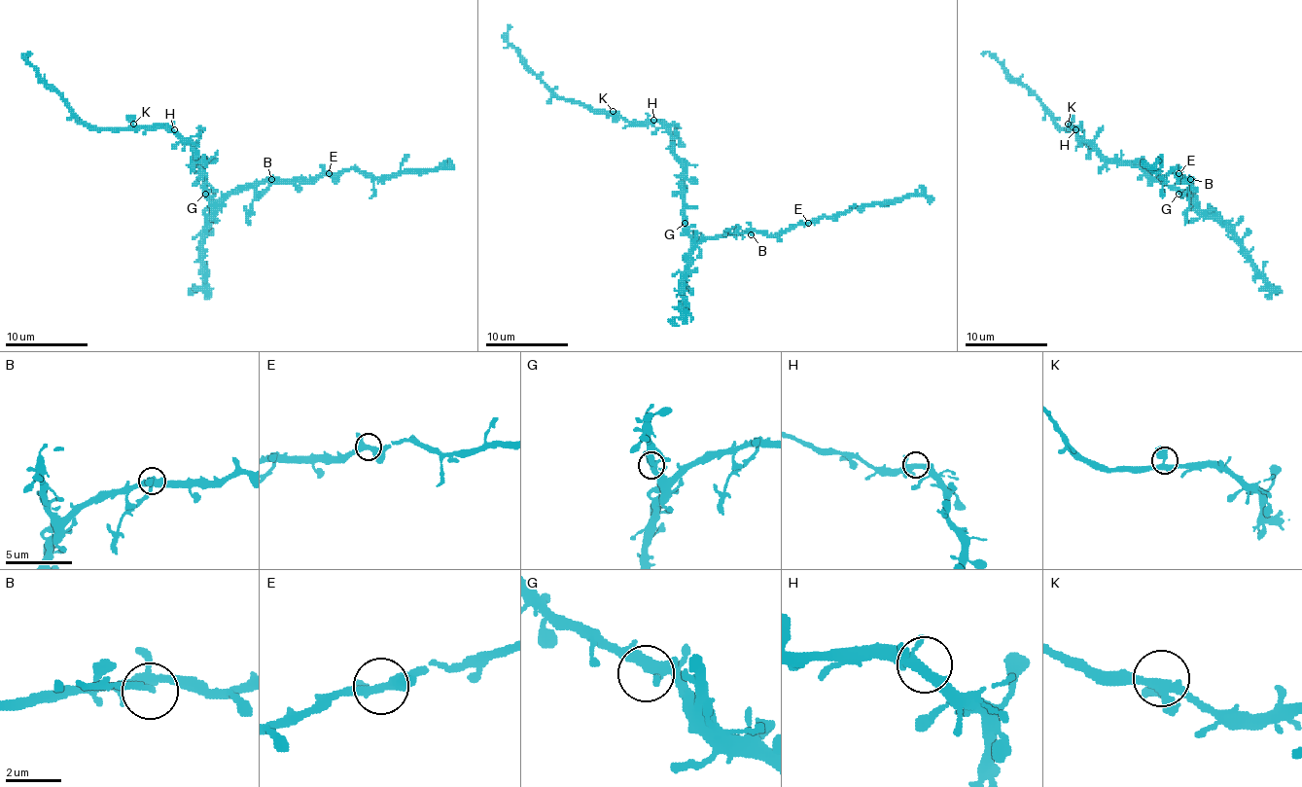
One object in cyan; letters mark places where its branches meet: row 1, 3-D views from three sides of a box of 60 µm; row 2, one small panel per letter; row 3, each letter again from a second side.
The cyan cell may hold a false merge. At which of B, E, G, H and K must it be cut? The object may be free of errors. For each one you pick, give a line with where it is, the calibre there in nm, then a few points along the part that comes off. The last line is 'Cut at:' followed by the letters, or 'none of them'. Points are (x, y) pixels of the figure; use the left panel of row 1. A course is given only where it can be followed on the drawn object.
B: at (271, 179); 320 nm thick; foreign part runs (270, 179), (252, 202), (250, 225)
Cut at: B

